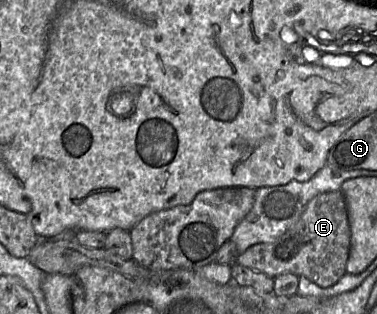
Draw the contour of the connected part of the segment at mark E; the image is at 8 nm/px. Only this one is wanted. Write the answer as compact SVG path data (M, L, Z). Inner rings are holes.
M332 191L311 199L297 222L272 243L258 243L236 257L241 266L266 274L270 278L283 273L304 276L320 287L334 285L346 274L351 231L343 193Z

